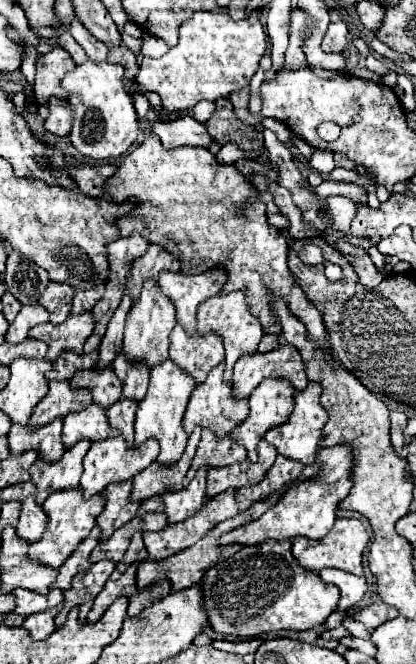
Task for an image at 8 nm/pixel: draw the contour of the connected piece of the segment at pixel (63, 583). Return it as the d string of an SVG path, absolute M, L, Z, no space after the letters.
M93 528L91 534L79 544L79 548L73 552L73 556L69 556L69 560L59 568L59 576L57 580L51 584L51 588L59 588L59 590L67 590L71 586L71 580L77 572L83 572L83 570L89 570L93 566L93 562L89 560L89 554L91 550L99 544L99 528Z

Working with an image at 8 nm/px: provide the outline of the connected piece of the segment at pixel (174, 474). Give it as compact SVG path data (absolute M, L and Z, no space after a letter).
M195 428L195 432L189 436L187 448L177 464L173 466L161 466L159 462L153 462L149 468L141 470L133 478L133 494L131 500L143 502L155 494L163 494L167 490L179 490L183 488L183 478L191 466L191 460L195 456L195 448L201 438L201 428Z

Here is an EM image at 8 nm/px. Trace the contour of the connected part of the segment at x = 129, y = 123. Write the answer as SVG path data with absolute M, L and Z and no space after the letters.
M87 60L67 72L61 86L69 90L67 102L73 112L73 124L69 134L71 144L91 160L105 160L125 154L129 146L137 140L139 122L133 100L123 88L123 66Z

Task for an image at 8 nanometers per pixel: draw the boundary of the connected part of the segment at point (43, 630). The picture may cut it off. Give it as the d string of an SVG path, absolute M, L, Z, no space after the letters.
M61 606L59 608L51 608L49 612L37 612L33 616L27 616L23 628L29 630L29 634L31 634L33 640L45 640L55 630L53 618L57 616L59 610L61 610Z

